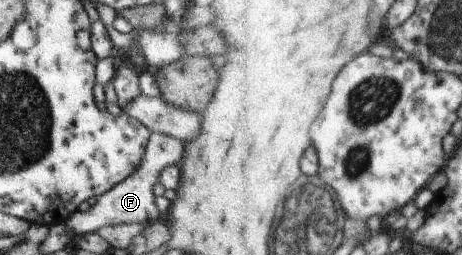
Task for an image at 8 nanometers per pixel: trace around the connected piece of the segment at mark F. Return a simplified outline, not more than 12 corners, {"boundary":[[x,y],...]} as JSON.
{"boundary":[[151,133],[140,165],[65,225],[74,234],[156,222],[152,185],[185,142]]}

